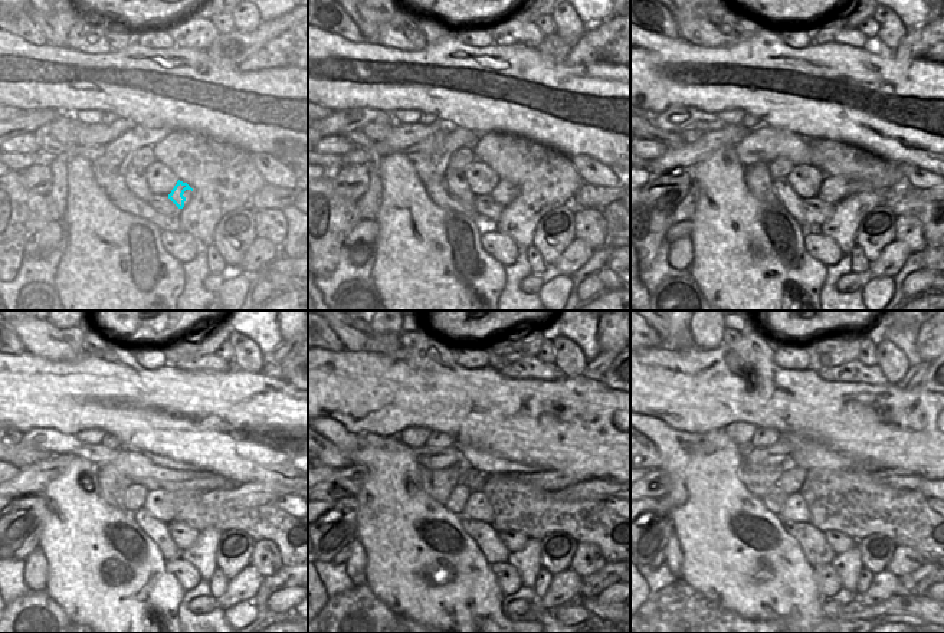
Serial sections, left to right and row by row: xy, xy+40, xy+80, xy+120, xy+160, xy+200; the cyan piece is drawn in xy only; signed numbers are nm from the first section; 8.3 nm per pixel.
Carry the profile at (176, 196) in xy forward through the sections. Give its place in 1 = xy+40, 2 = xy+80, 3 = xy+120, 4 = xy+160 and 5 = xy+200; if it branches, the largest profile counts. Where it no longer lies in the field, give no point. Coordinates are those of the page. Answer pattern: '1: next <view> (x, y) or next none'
1: next xy+40 (498, 194)
2: next xy+80 (892, 176)
3: next xy+120 (246, 495)
4: next xy+160 (593, 489)
5: next xy+200 (923, 488)

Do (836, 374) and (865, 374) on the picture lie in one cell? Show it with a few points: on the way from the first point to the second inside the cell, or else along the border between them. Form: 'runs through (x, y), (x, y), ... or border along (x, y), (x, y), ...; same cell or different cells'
runs through (843, 374), (858, 374); same cell

